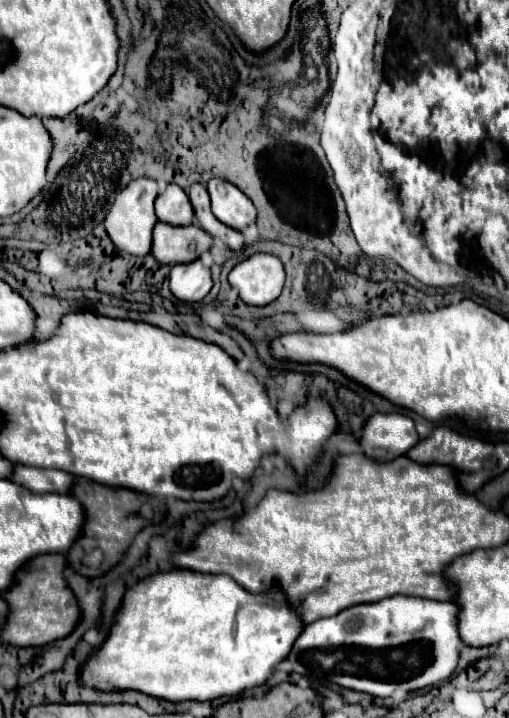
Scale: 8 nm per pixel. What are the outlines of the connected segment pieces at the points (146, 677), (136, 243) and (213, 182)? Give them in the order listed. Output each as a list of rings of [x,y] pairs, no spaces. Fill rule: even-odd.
[[[189,570],[157,572],[125,592],[107,638],[99,644],[95,654],[85,660],[79,678],[81,686],[95,686],[95,690],[101,692],[135,690],[169,702],[215,700],[263,684],[273,668],[287,658],[299,630],[303,630],[303,626],[299,626],[295,614],[287,610],[287,602],[279,602],[279,590],[255,596],[247,594],[247,590],[227,576]]]
[[[137,178],[127,188],[123,188],[123,192],[117,194],[117,198],[105,218],[105,230],[119,250],[129,252],[133,256],[147,256],[151,252],[151,232],[157,222],[153,202],[155,202],[157,194],[159,194],[159,186],[151,178]]]
[[[211,178],[207,182],[207,190],[211,194],[211,208],[217,220],[235,230],[243,230],[255,222],[257,210],[237,186],[221,178]]]

